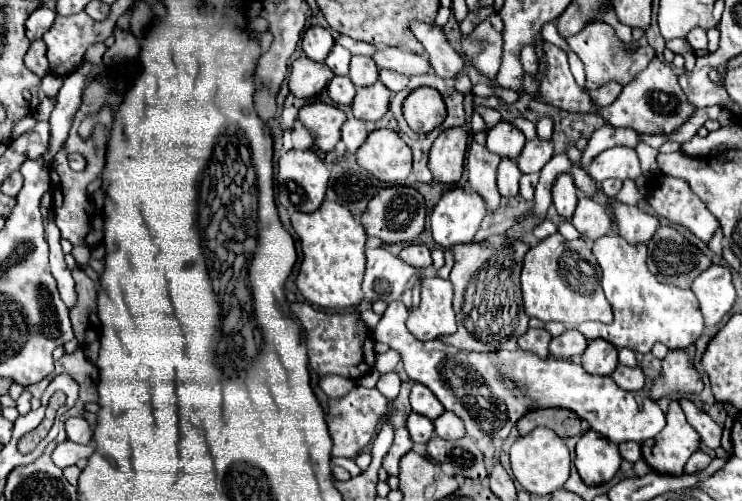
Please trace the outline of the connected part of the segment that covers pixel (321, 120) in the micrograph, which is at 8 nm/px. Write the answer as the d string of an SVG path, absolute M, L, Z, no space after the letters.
M310 103L300 109L298 119L310 131L318 149L332 151L340 141L340 127L346 121L346 115L336 105Z

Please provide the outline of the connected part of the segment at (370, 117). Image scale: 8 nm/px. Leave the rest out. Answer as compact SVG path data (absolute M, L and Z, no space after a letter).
M376 81L370 87L358 89L352 101L354 117L362 121L378 121L388 111L388 97L390 97L390 91L382 85L382 81Z

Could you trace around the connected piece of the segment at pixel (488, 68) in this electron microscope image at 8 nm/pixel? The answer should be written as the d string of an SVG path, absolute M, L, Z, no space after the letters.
M498 13L476 25L472 35L462 35L464 57L488 79L494 79L502 59L502 19Z

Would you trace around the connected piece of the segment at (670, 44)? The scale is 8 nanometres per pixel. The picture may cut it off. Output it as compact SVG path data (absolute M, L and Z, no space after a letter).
M676 38L674 41L667 41L666 47L672 49L672 52L679 53L685 57L685 70L691 71L696 63L696 51L690 46L684 38Z

